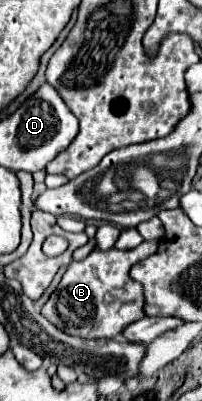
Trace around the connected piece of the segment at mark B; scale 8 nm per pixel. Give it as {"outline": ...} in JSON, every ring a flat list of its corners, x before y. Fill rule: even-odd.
{"outline":[[143,241,132,250,93,250,85,260,71,262,67,272,63,274,57,290,49,296,41,314,59,330,79,338,91,340,109,340,119,336,129,324,137,322,145,316,145,296,143,286,129,278,129,268,133,262,147,258,157,252,159,241],[113,288,123,288,123,296,119,300,111,300,109,292]]}

